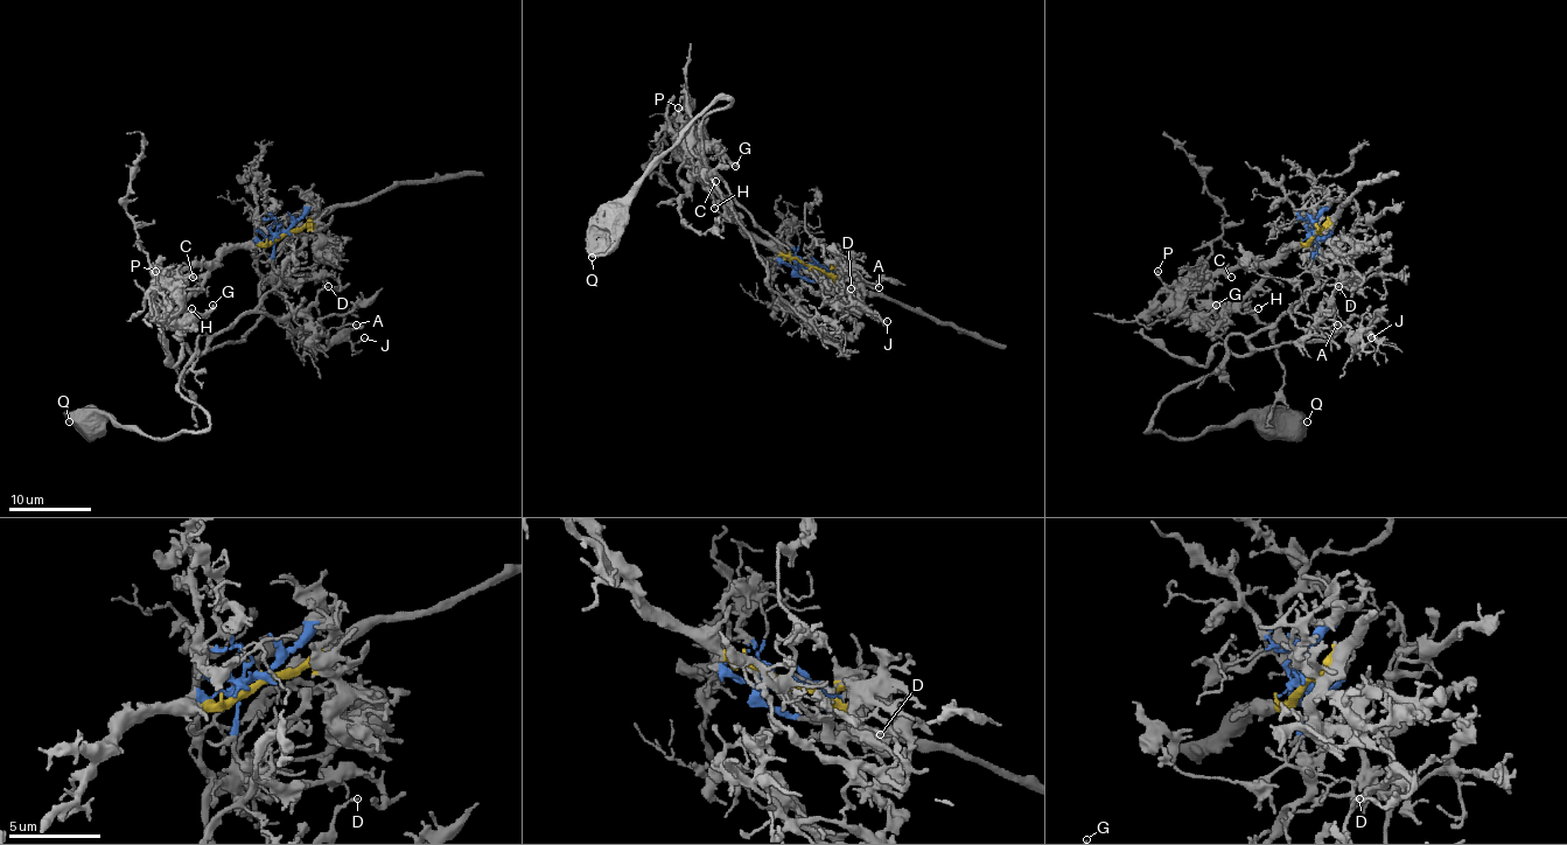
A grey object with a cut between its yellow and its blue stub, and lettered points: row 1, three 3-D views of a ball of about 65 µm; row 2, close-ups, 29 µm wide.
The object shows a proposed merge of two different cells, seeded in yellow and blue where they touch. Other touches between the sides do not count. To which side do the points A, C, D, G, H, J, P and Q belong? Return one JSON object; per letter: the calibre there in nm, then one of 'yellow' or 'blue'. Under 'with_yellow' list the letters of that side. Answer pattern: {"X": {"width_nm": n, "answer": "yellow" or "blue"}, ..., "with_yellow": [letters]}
{"A": {"width_nm": 160, "answer": "blue"}, "C": {"width_nm": 180, "answer": "yellow"}, "D": {"width_nm": 120, "answer": "blue"}, "G": {"width_nm": 280, "answer": "yellow"}, "H": {"width_nm": 200, "answer": "yellow"}, "J": {"width_nm": 140, "answer": "blue"}, "P": {"width_nm": 190, "answer": "yellow"}, "Q": {"width_nm": 400, "answer": "blue"}, "with_yellow": ["C", "G", "H", "P"]}

